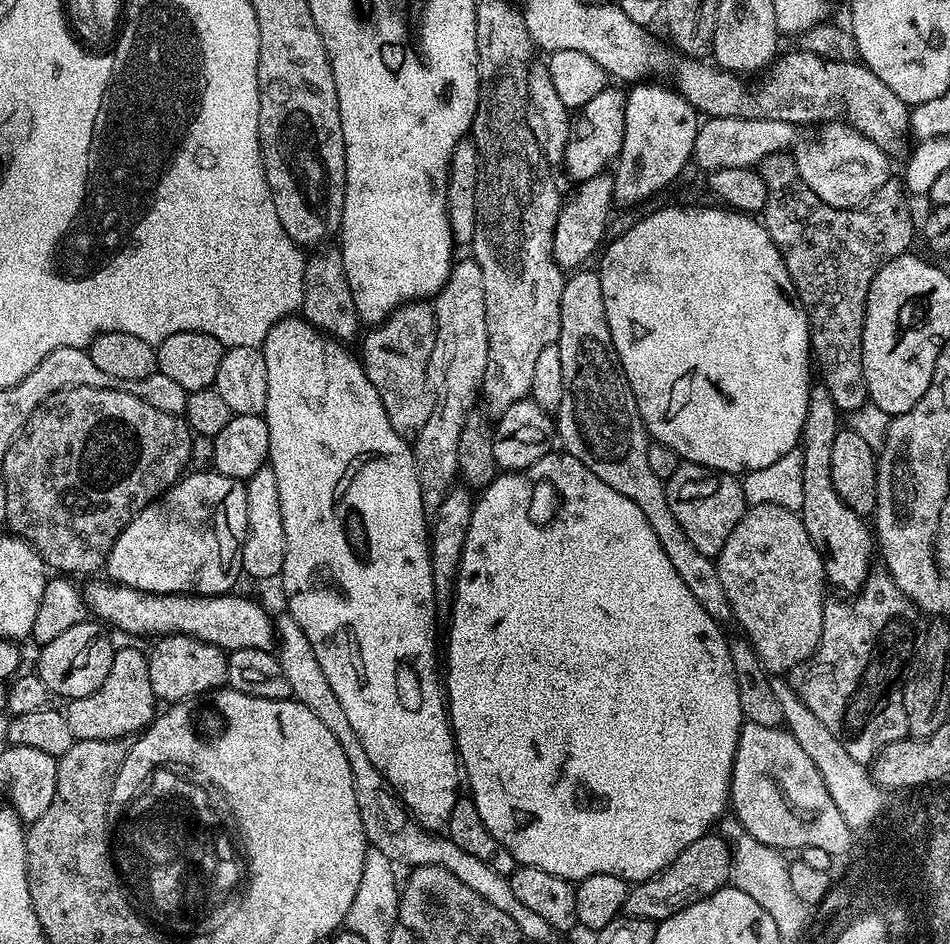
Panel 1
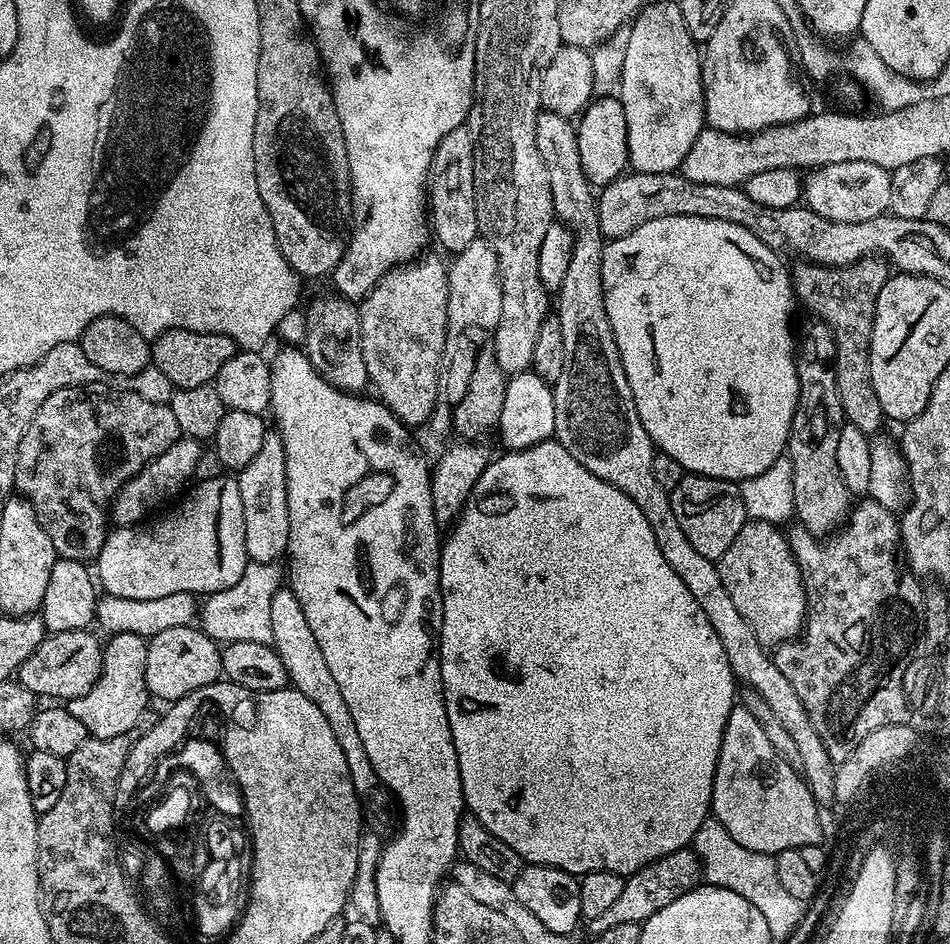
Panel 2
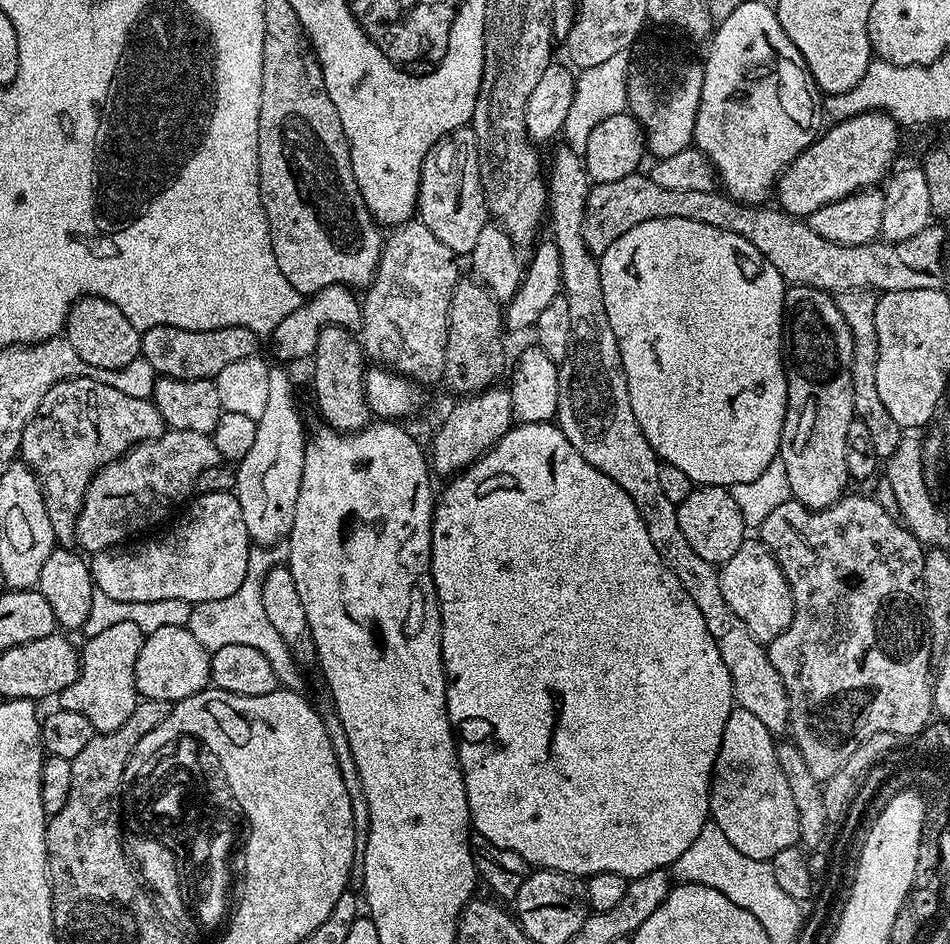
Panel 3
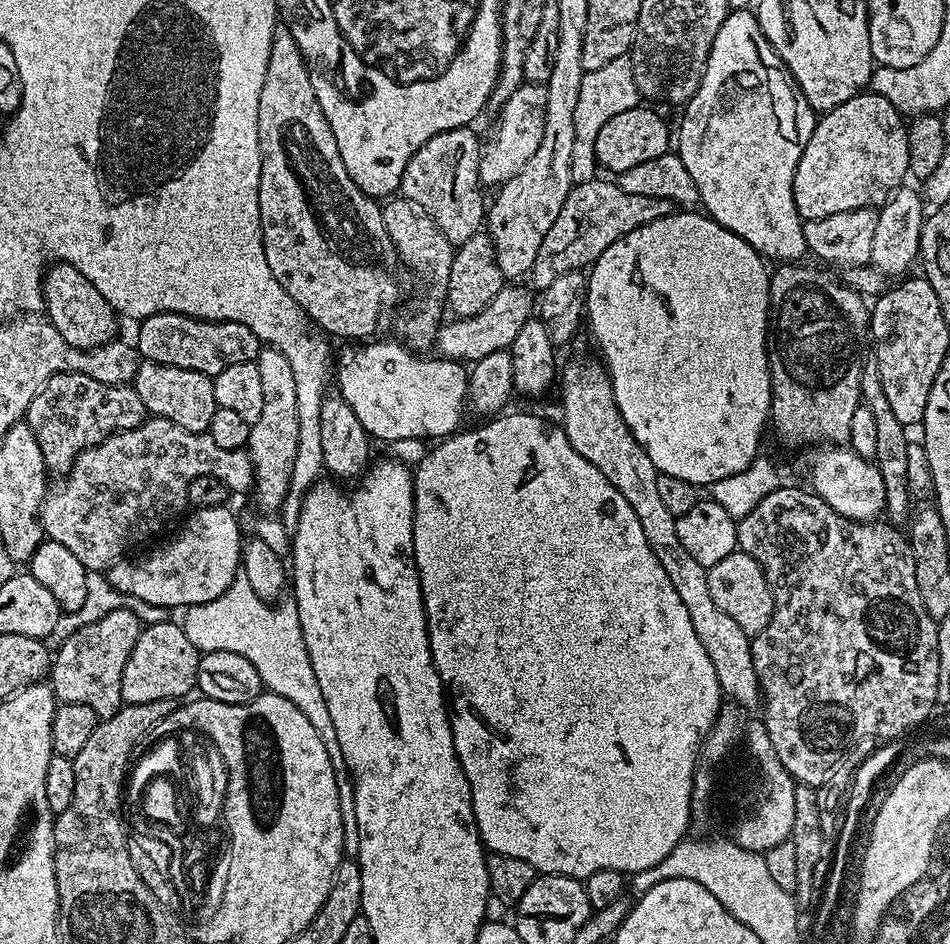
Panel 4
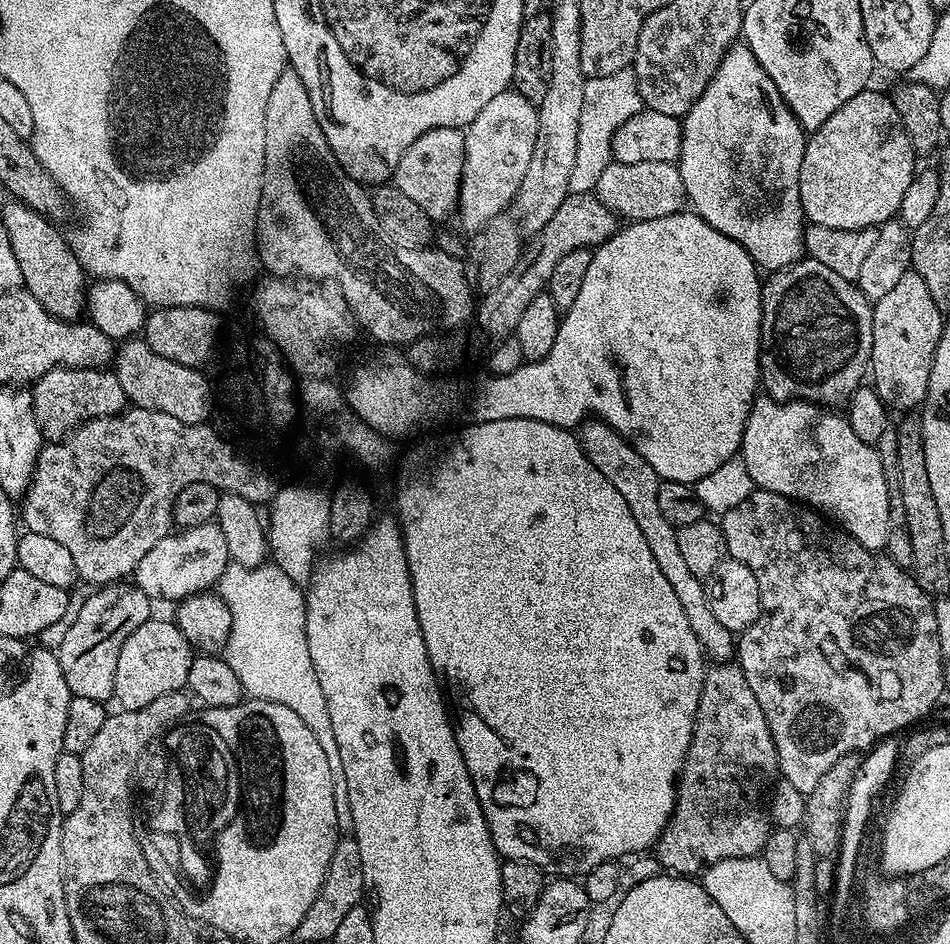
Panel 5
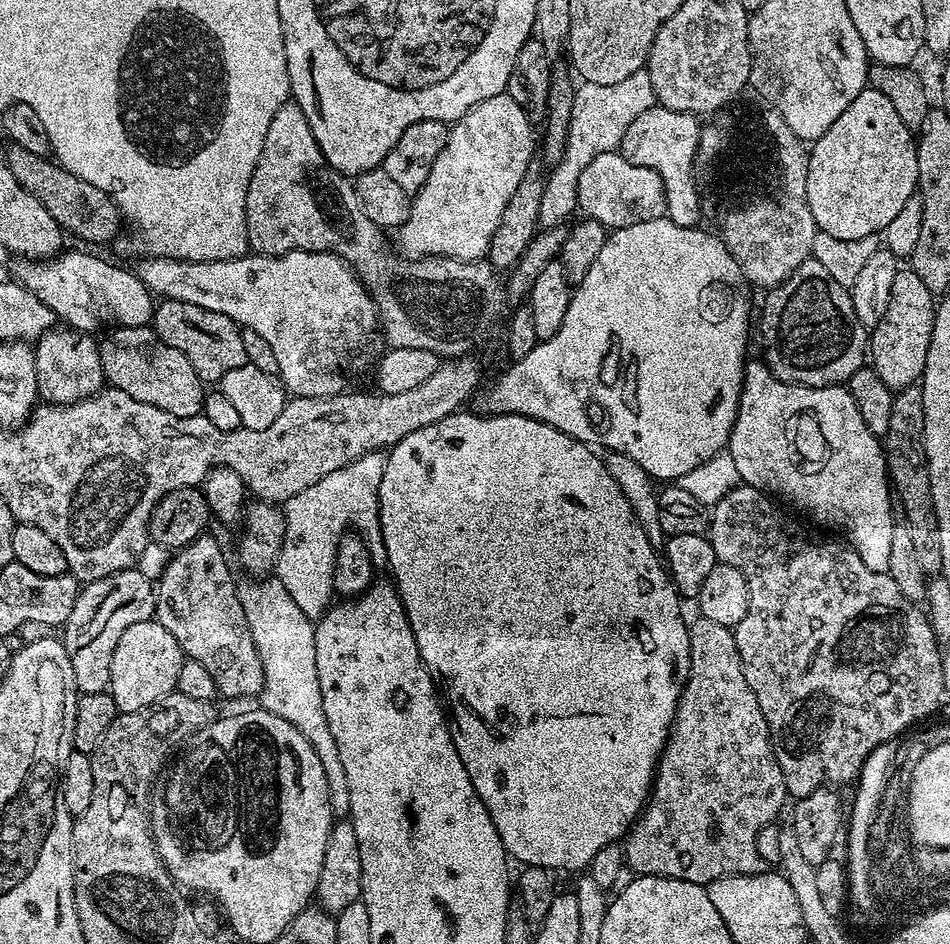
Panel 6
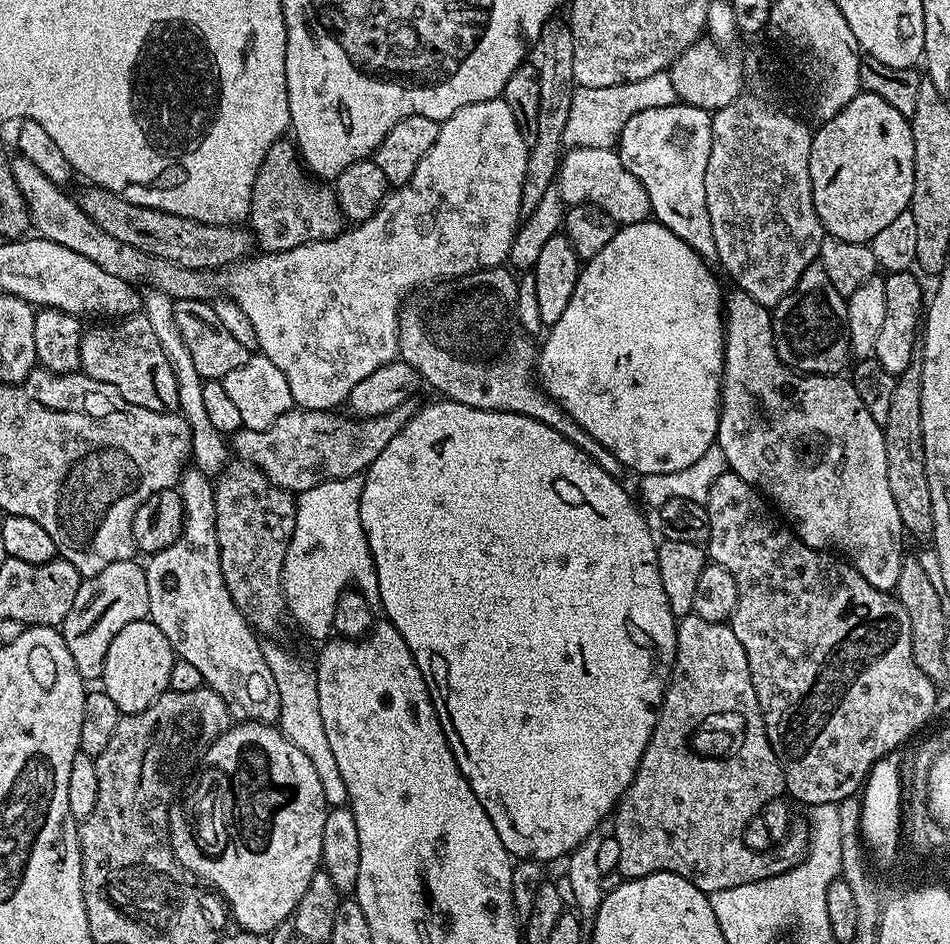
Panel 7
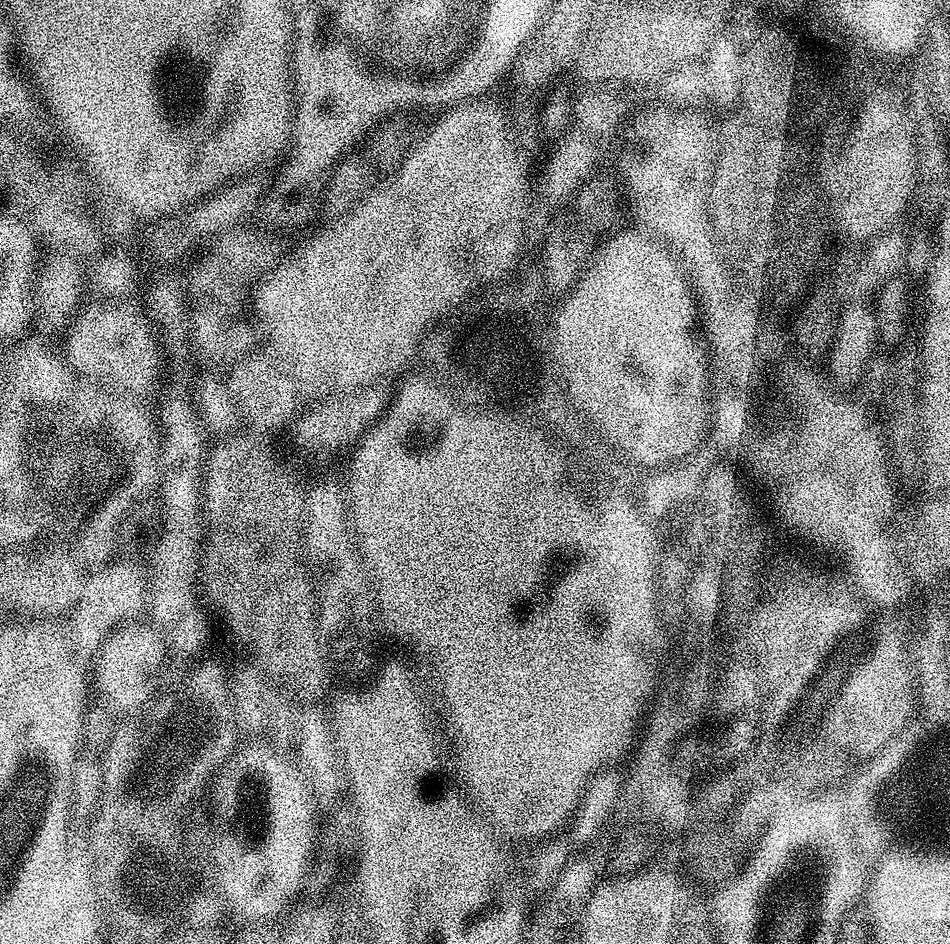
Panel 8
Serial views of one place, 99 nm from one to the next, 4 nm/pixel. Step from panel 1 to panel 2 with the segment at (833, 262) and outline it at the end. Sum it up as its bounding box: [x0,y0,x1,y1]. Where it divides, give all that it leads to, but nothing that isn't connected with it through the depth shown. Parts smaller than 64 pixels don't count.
[790,258,890,438]

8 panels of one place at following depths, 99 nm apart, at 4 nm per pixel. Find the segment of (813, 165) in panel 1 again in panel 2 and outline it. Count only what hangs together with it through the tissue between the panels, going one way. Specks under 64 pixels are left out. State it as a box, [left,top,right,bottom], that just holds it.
[802,162,892,222]

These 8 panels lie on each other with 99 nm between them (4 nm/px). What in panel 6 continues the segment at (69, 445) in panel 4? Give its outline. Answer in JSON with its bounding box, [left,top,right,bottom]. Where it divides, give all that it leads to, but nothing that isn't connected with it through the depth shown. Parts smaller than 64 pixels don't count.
[34,326,106,404]

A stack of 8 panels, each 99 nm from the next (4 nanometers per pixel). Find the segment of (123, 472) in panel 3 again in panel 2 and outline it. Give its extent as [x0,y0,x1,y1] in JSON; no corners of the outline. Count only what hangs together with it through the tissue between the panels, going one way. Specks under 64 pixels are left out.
[110,438,201,526]

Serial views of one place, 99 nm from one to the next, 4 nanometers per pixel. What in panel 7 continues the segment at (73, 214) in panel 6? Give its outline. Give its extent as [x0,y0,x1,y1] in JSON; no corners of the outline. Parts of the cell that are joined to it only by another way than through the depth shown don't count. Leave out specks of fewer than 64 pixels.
[78,186,254,270]

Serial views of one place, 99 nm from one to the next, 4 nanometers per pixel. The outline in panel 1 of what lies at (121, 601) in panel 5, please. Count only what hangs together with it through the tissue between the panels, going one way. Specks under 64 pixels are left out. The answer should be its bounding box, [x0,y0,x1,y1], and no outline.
[66,647,158,741]

